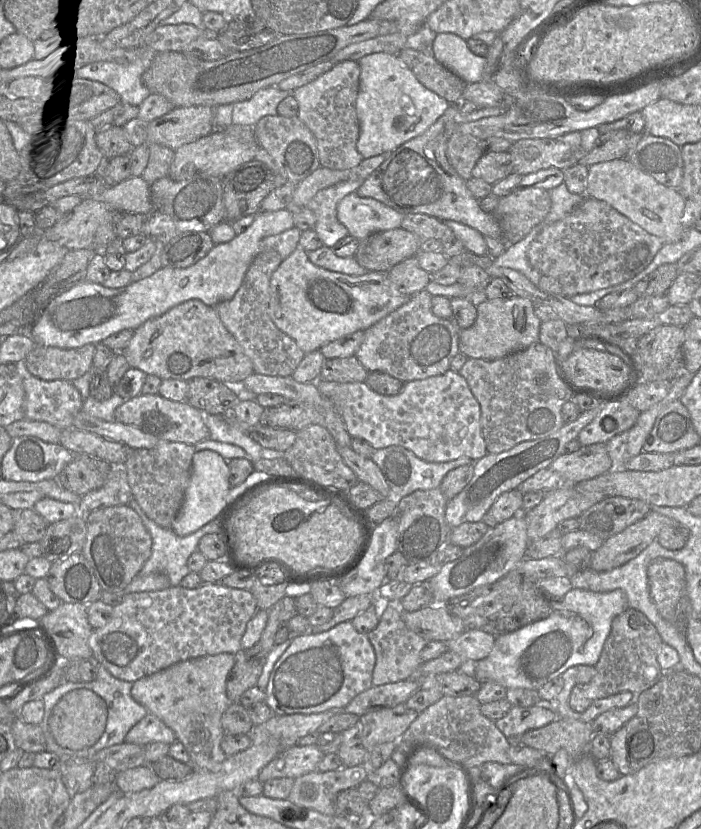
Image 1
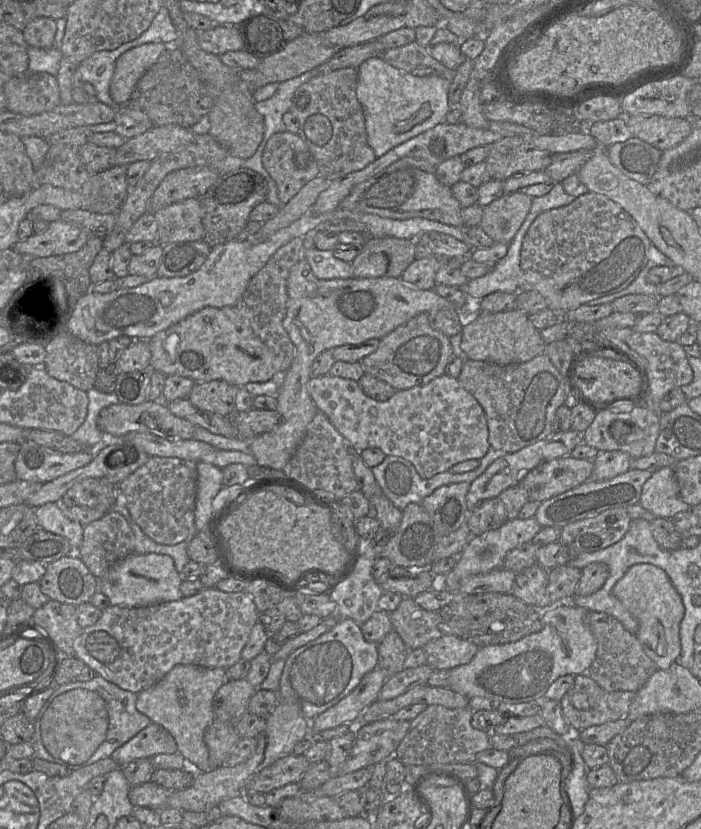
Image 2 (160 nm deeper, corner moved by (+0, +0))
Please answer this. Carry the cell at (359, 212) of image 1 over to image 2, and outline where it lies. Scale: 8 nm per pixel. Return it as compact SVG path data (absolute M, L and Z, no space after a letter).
M340 207L322 214L306 213L262 243L252 244L248 241L233 240L211 248L201 267L187 276L154 277L137 287L121 288L104 294L88 291L73 307L65 323L65 330L92 345L99 345L104 341L109 342L120 336L128 336L134 340L148 340L204 307L234 307L241 299L251 278L266 265L281 246L296 237L304 237L308 233L313 233L323 221L342 219L365 224L368 238L395 237L414 240L415 236L421 232L435 231L448 234L461 241L465 240L464 227L455 227L425 218L397 220Z

